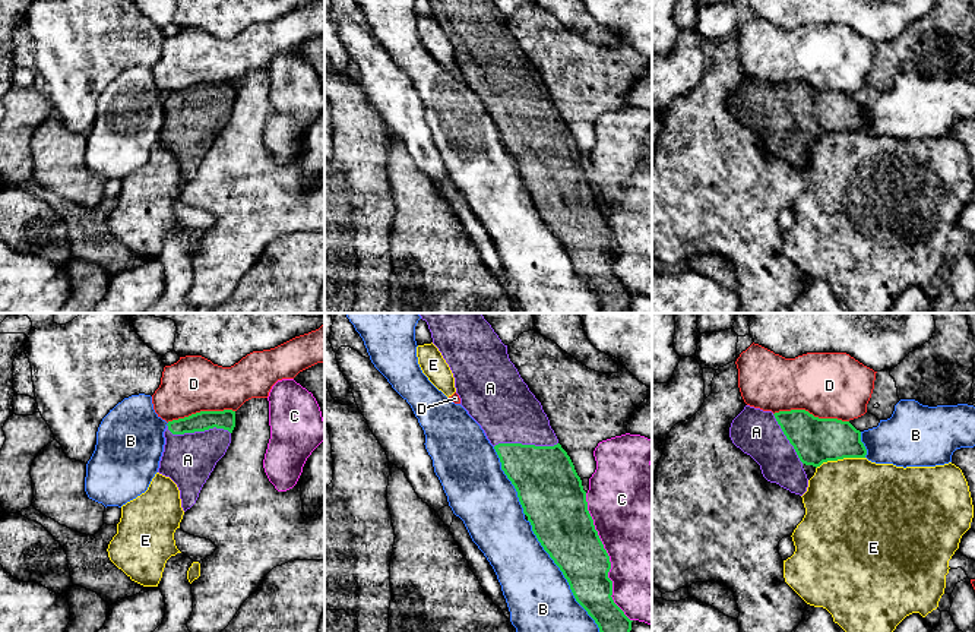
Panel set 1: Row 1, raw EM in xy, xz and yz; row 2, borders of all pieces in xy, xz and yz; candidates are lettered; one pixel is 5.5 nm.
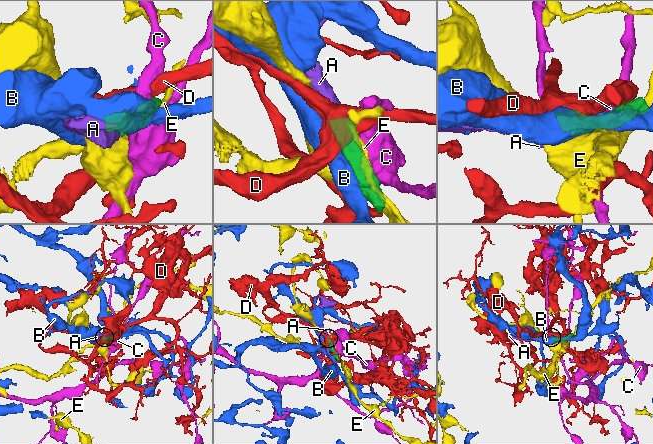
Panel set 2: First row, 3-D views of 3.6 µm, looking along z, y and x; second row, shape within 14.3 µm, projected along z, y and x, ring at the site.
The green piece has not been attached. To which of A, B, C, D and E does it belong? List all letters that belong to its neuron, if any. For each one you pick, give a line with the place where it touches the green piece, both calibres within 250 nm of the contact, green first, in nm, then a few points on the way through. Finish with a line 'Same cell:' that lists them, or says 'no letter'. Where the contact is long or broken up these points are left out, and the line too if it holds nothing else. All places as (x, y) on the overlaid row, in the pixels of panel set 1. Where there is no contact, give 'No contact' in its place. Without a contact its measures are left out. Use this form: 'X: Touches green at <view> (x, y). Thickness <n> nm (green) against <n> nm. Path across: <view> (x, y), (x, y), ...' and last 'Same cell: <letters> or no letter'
A: Touches green at xy (198, 430). Thickness 110 nm (green) against 280 nm. Path across: xy (203, 420), (198, 430), (198, 441), (187, 460)
Same cell: A

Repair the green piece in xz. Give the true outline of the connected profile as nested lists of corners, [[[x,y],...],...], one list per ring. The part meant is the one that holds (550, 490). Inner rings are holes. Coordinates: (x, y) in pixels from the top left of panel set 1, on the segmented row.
[[[420,313],[431,332],[433,344],[449,364],[460,405],[481,426],[487,439],[494,446],[501,470],[517,492],[523,514],[544,550],[560,568],[567,579],[576,601],[595,620],[599,632],[630,632],[631,622],[612,600],[612,581],[608,578],[611,562],[595,530],[588,511],[586,492],[567,452],[558,443],[541,402],[529,391],[517,369],[510,361],[507,345],[501,342],[482,313]]]

